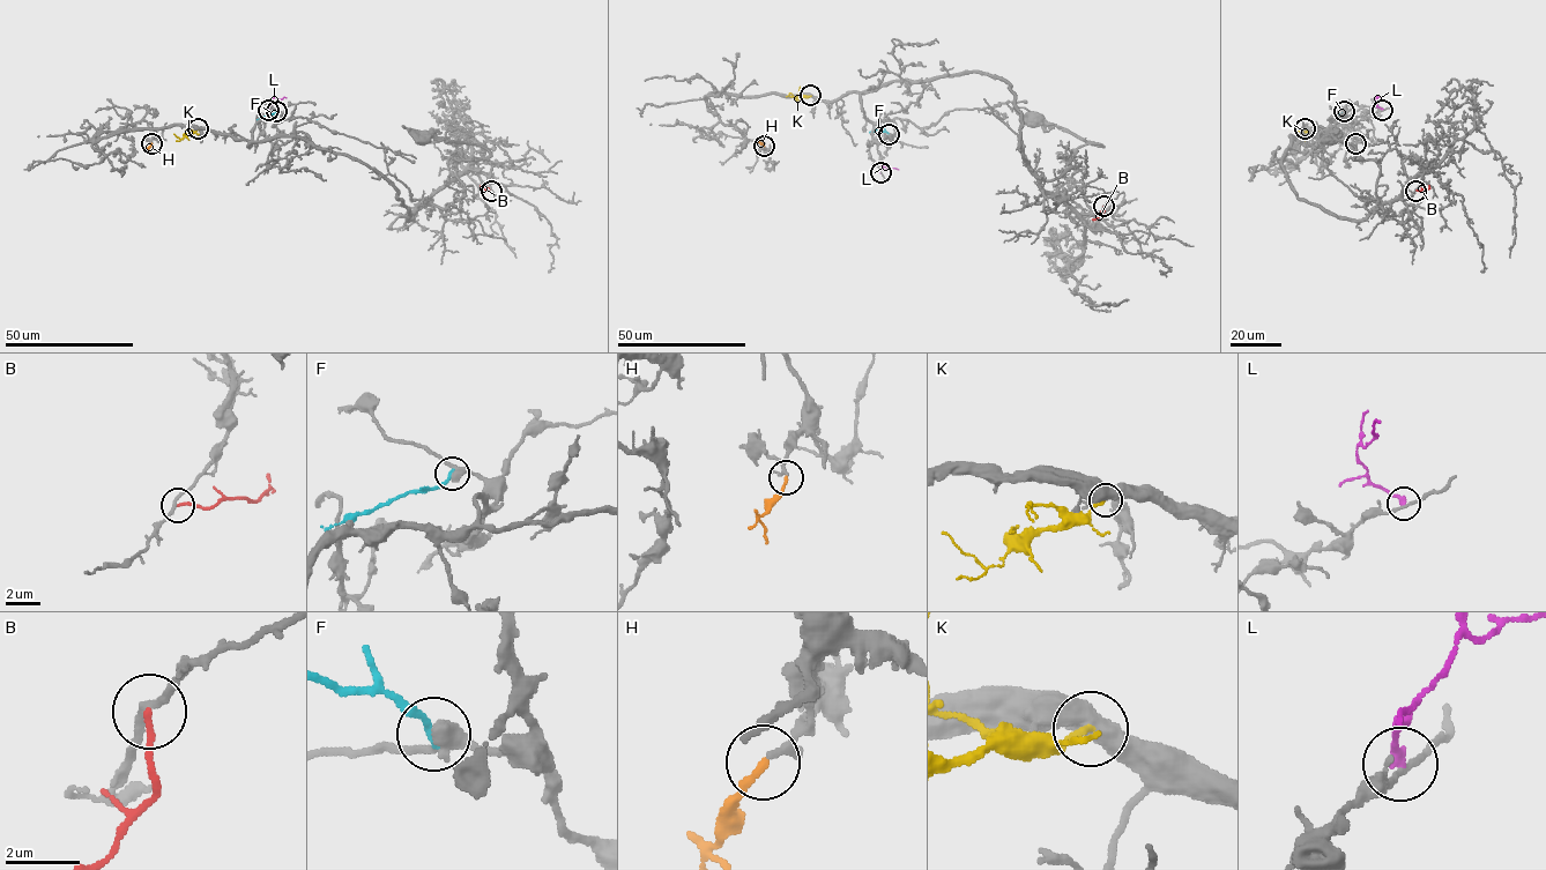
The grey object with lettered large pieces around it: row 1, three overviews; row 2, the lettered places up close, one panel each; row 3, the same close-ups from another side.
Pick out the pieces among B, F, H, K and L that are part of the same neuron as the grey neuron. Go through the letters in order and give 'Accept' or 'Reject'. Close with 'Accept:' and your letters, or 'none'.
B: Reject
F: Reject
H: Accept
K: Reject
L: Reject
Accept: H

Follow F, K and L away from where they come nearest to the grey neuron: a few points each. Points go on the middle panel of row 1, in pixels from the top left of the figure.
F: (889, 134), (877, 129), (869, 132)
K: (810, 96), (786, 96)
L: (881, 172), (884, 165), (898, 169)

